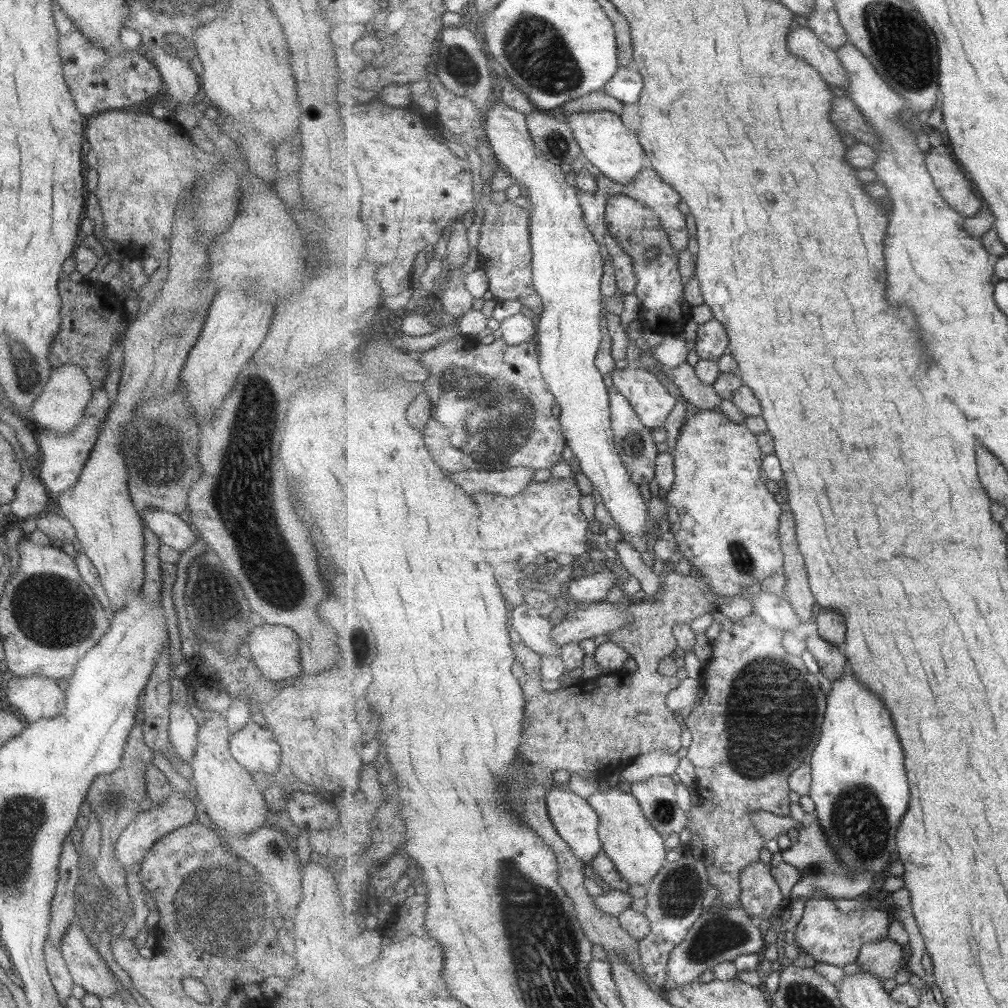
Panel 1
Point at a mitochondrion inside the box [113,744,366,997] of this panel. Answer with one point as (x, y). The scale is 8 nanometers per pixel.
(218, 914)

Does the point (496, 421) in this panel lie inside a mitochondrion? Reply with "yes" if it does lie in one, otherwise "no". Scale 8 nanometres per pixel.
yes

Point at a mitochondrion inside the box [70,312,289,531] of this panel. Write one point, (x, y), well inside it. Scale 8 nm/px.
(156, 453)

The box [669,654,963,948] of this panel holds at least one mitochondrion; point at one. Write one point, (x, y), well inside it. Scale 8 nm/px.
(858, 824)

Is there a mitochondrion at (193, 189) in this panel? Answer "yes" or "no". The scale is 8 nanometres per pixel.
no

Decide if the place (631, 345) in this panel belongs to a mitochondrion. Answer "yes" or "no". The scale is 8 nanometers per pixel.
no

